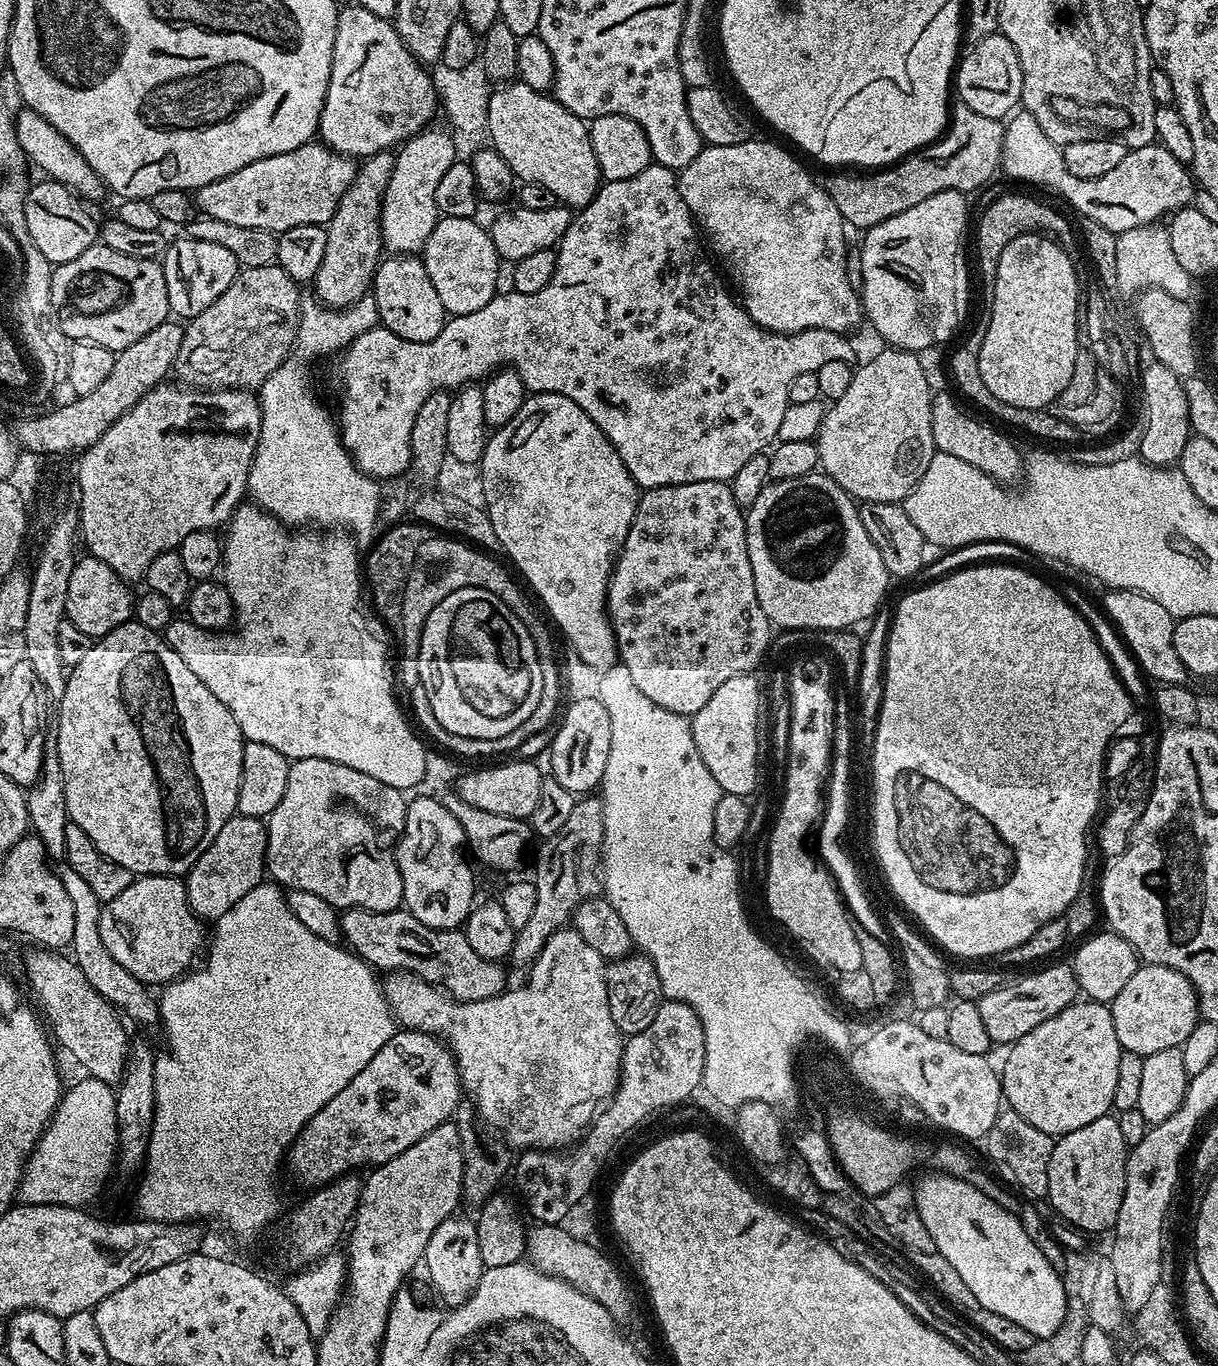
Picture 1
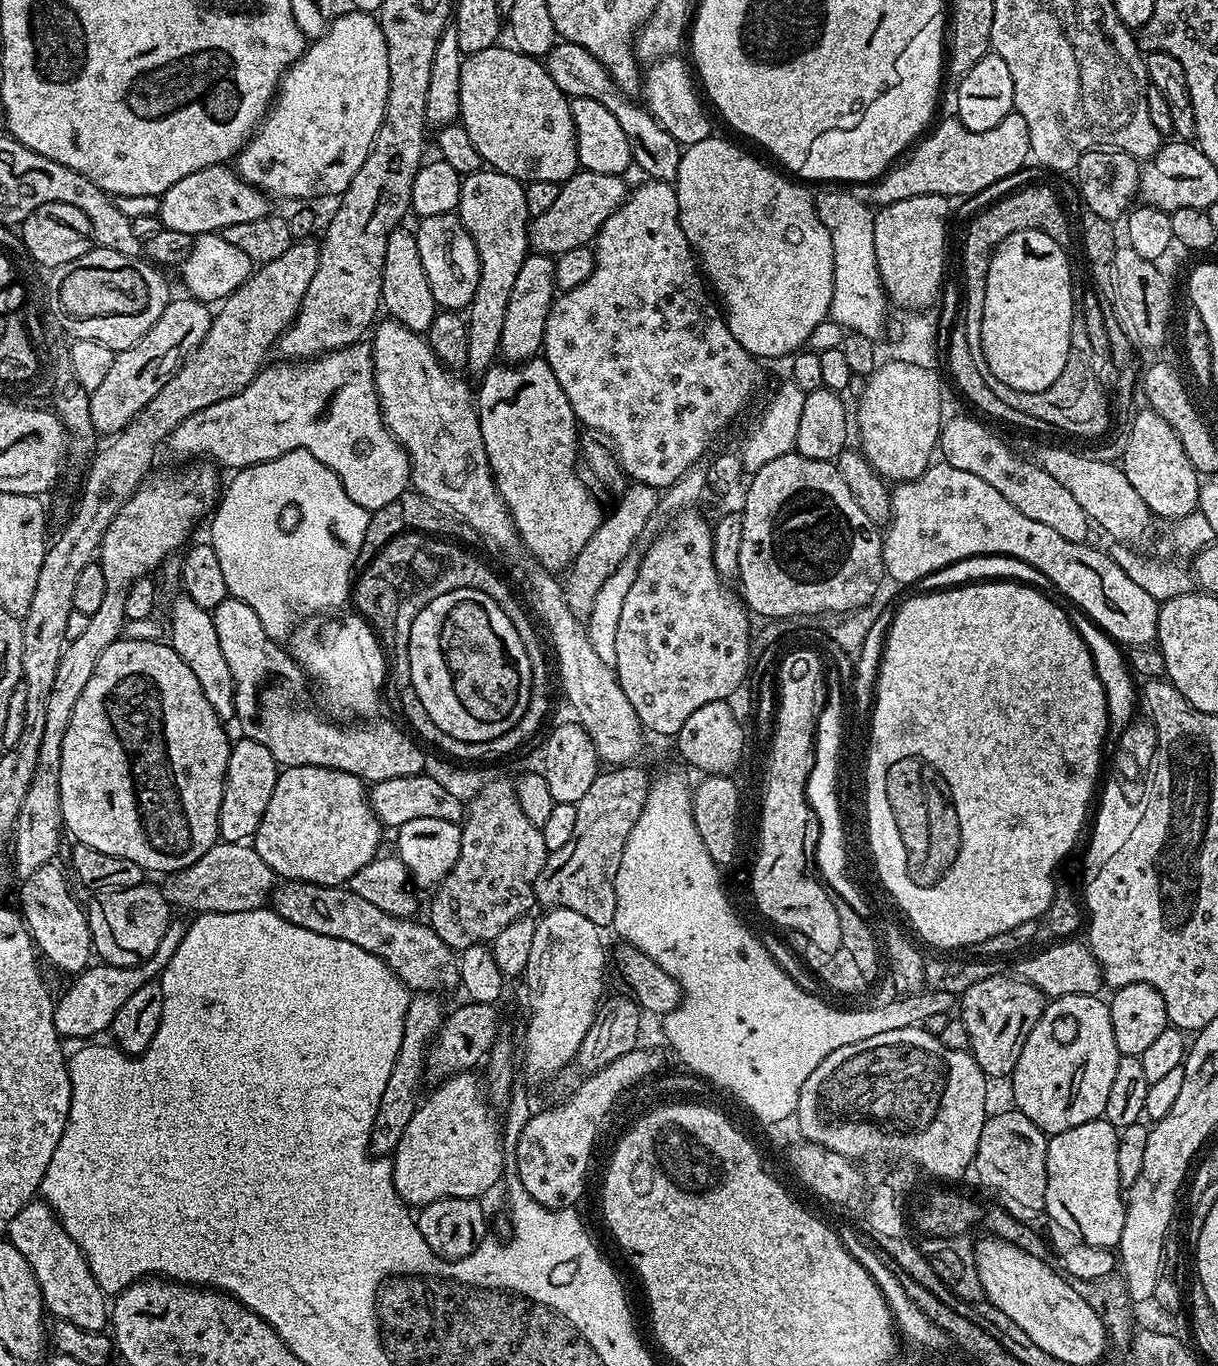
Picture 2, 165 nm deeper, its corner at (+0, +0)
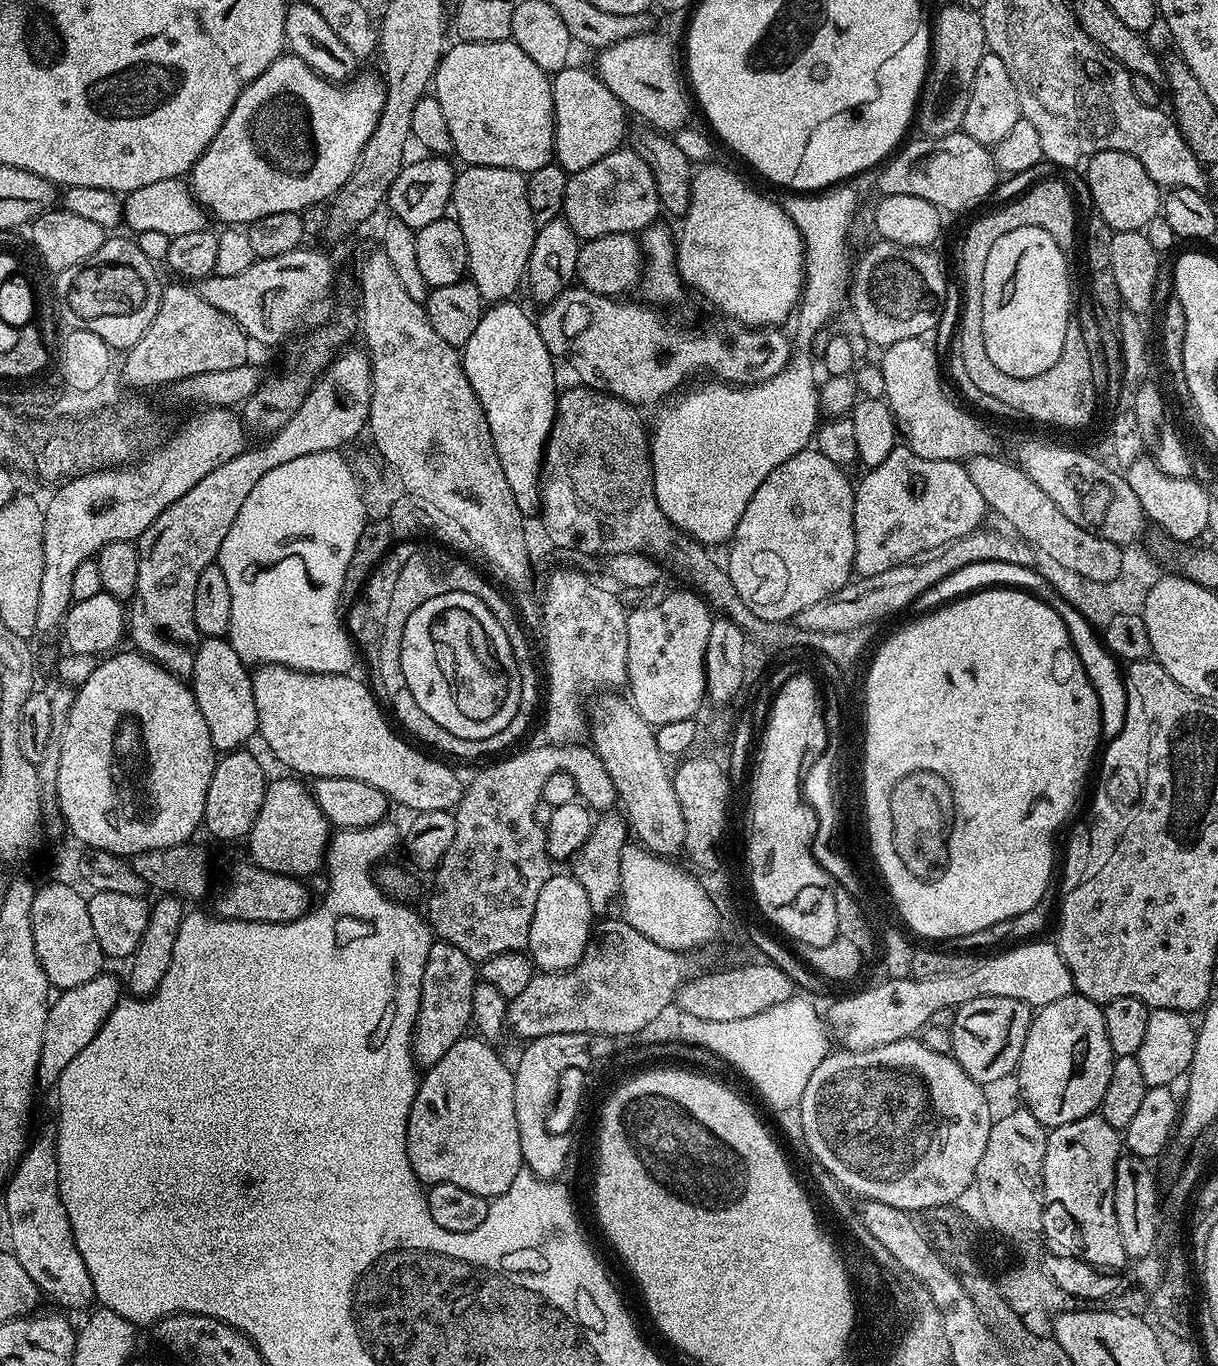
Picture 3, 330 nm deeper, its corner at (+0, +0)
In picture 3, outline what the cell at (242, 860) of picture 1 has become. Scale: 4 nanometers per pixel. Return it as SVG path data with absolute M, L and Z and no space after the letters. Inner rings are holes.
M101 974L90 978L90 982L82 982L82 986L65 988L60 996L51 1001L46 1030L42 1034L42 1054L36 1071L36 1083L41 1089L55 1089L60 1082L60 1072L70 1066L70 1062L98 1034L108 1015L116 1009L122 999L122 984L112 976Z

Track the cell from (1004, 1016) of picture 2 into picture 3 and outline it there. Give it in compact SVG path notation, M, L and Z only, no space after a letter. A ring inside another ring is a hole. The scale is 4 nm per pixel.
M974 998L956 1009L952 1028L953 1060L966 1070L973 1082L981 1086L996 1084L1013 1075L1020 1066L1022 1046L1026 1042L1028 1028L1032 1025L1034 1012L1029 1005L1014 998Z

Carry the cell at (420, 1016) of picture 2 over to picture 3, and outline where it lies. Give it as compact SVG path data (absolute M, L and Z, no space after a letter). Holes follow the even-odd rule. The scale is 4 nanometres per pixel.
M437 939L428 952L428 961L422 974L420 1005L416 1024L412 1028L412 1058L421 1069L432 1068L454 1046L465 1039L467 1028L472 1024L472 995L478 983L478 968L458 946Z

